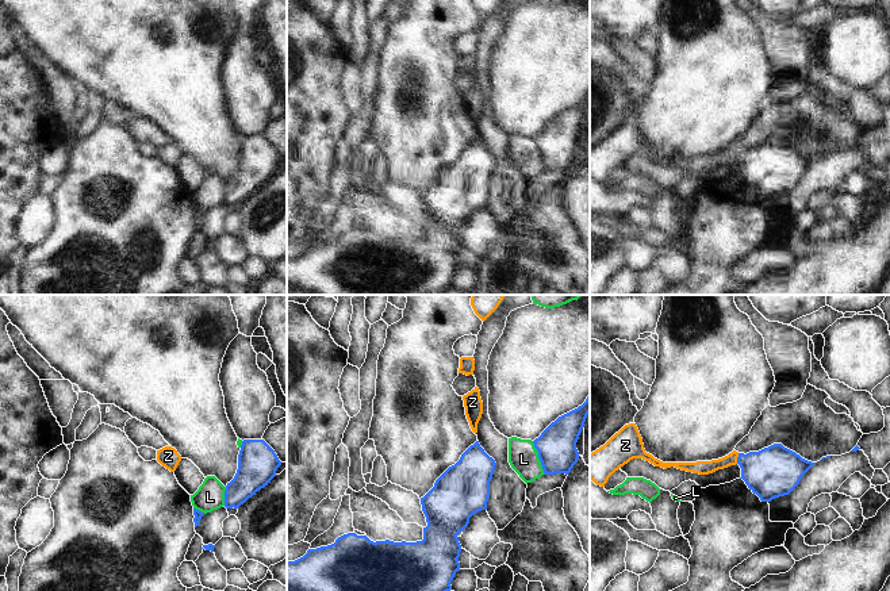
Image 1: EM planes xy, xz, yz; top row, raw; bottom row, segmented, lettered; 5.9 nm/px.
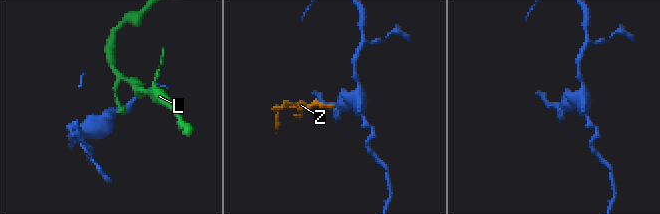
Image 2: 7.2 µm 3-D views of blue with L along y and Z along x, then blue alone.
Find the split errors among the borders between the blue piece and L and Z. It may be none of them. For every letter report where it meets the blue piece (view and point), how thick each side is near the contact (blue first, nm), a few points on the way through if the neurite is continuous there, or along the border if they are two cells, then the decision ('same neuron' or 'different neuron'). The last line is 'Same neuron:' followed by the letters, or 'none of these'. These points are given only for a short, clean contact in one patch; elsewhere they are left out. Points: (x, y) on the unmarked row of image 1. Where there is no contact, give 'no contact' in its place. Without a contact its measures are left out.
L: xz (539, 154) | 240/180 nm | different neuron
Z: yz (737, 156) | 300/80 nm | across yz (775, 168), (760, 168), (737, 156), (710, 164), (699, 164) | same neuron
Same neuron: Z

